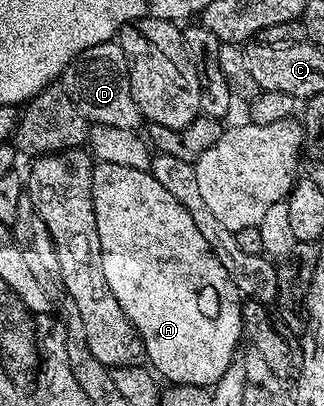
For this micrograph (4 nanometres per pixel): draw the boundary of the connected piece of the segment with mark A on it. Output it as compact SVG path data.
M97 163L92 170L92 201L94 202L94 218L98 226L100 253L102 254L102 274L106 274L106 286L114 289L118 298L118 306L122 306L122 314L126 314L126 318L130 318L130 322L136 328L136 333L142 338L147 363L165 381L168 379L168 382L172 384L198 384L201 386L216 384L218 378L222 378L222 374L226 374L226 366L230 366L230 362L237 355L236 343L241 343L244 334L242 314L240 313L242 297L233 282L230 282L229 275L223 271L222 263L218 262L214 251L202 238L201 231L194 226L194 221L187 213L186 207L182 206L181 202L178 202L169 191L158 183L151 171L133 171L129 166L103 163Z

